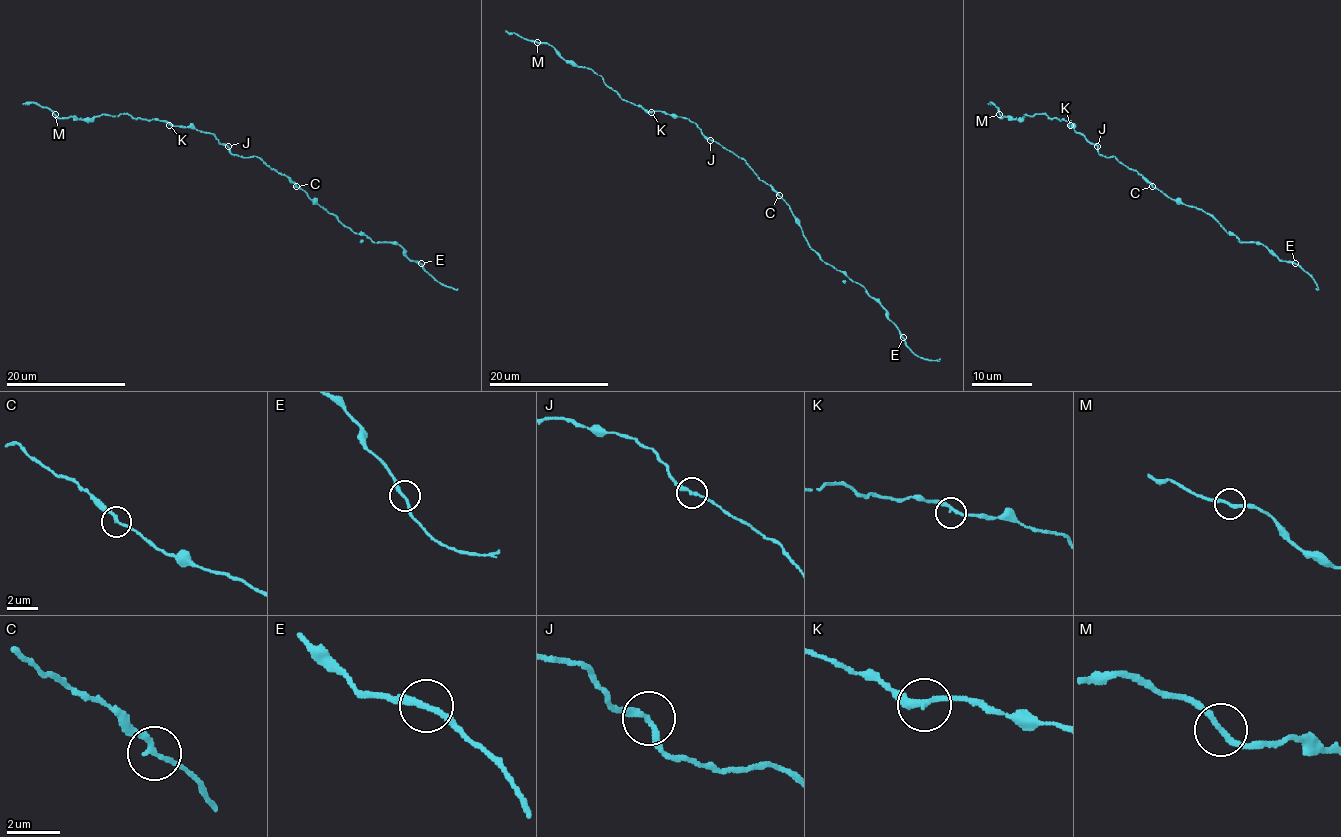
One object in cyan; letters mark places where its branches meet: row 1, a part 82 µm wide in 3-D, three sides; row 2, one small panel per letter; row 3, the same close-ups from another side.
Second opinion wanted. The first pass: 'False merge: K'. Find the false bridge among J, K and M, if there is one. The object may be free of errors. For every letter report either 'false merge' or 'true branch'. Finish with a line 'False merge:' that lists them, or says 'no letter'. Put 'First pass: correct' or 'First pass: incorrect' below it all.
J: true branch
K: true branch
M: true branch
False merge: no letter
First pass: incorrect

